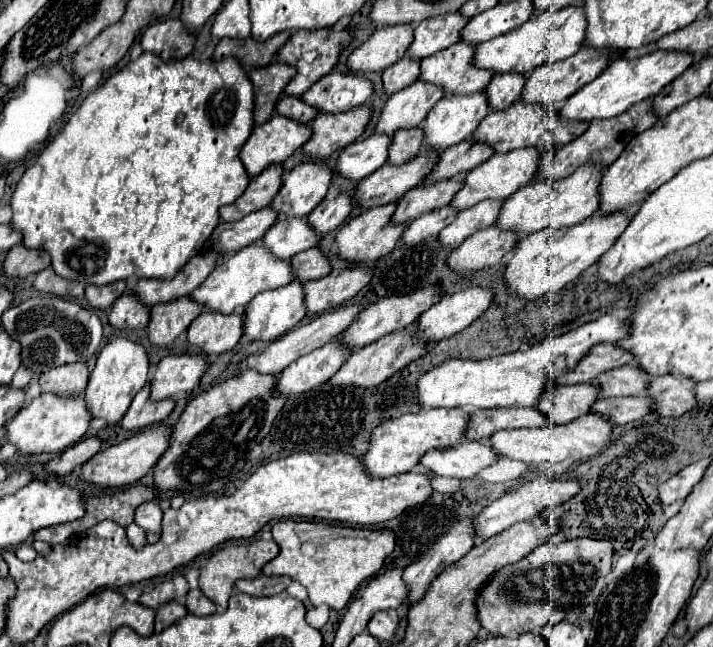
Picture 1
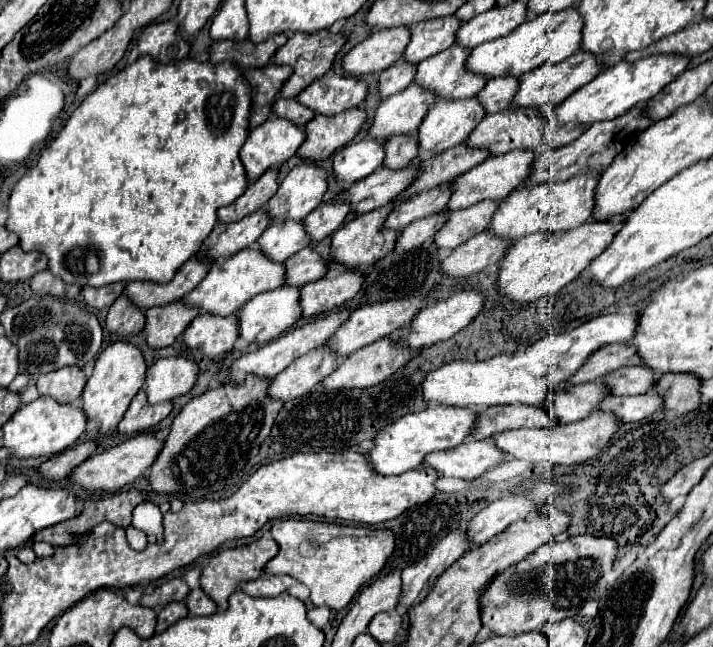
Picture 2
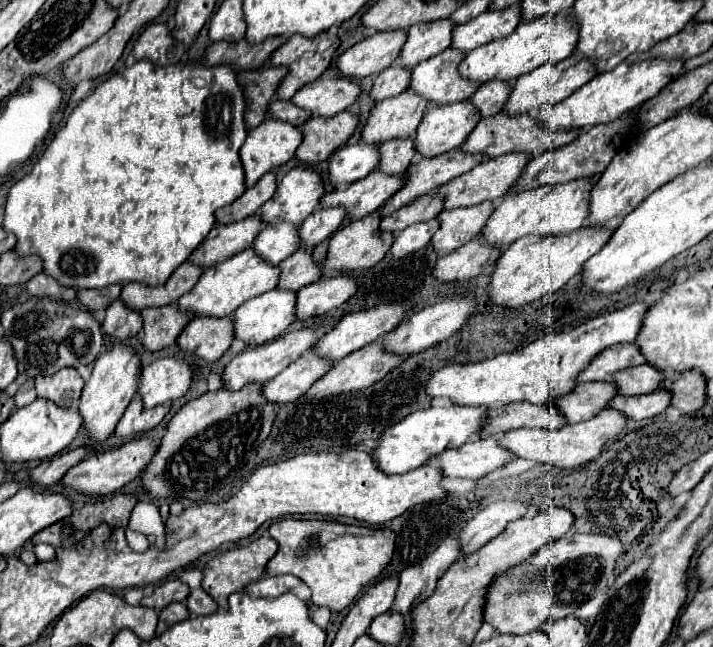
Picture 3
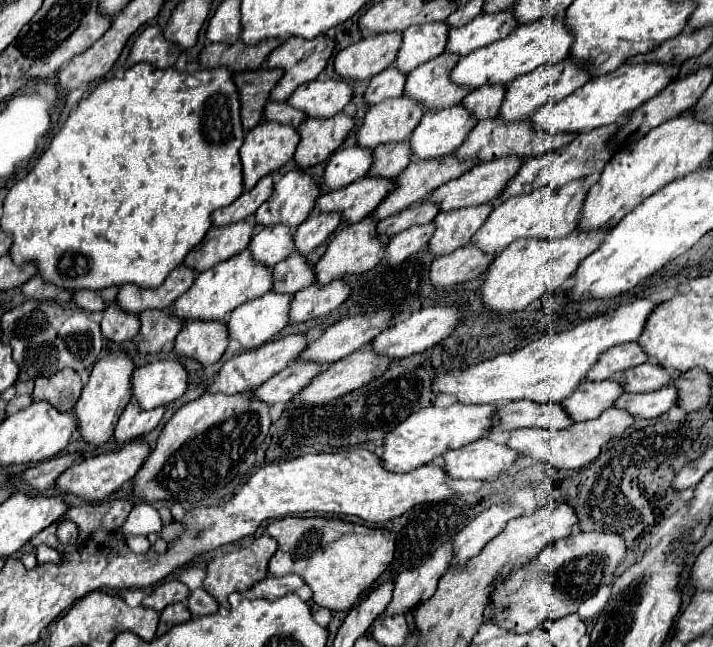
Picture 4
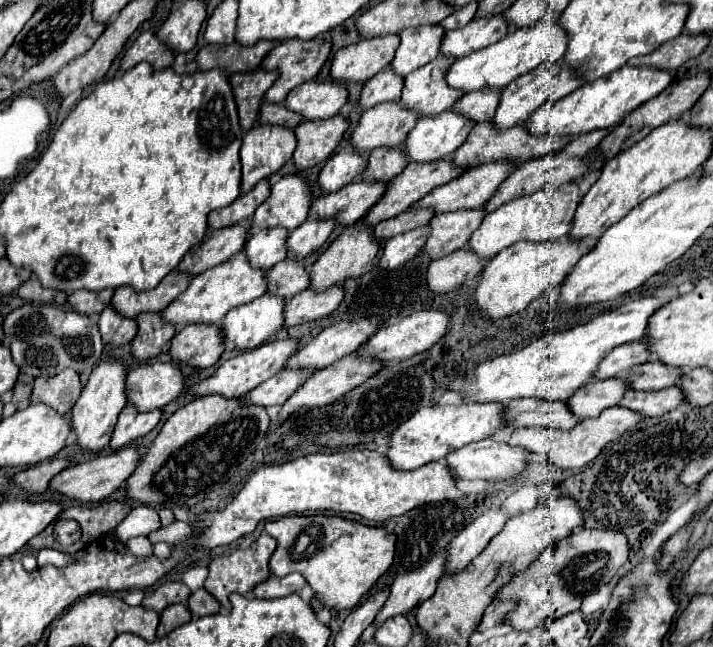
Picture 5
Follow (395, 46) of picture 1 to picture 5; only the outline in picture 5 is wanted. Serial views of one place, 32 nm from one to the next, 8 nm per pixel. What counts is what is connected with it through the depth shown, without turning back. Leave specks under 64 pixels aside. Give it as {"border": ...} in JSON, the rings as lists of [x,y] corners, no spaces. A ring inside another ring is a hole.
{"border":[[[398,36],[364,38],[358,44],[340,48],[330,66],[330,78],[340,82],[366,82],[390,64]]]}

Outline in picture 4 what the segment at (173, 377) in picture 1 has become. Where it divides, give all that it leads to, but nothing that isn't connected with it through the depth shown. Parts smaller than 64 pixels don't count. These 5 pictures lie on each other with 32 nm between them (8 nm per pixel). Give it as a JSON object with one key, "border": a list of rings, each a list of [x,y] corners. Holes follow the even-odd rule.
{"border":[[[156,360],[132,374],[132,398],[140,410],[166,406],[188,388],[188,374],[176,360]]]}

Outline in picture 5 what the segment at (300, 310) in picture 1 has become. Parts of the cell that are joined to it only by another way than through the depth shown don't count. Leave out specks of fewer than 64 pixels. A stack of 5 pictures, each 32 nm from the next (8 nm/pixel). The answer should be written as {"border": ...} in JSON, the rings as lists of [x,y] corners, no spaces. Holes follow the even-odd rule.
{"border":[[[260,296],[240,308],[234,308],[220,322],[224,344],[234,344],[236,350],[252,350],[282,328],[284,298]]]}

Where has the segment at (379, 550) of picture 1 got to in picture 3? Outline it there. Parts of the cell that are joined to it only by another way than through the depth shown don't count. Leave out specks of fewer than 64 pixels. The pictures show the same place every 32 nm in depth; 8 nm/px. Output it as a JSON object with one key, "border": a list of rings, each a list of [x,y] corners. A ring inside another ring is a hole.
{"border":[[[288,516],[270,524],[268,532],[278,542],[278,552],[268,562],[266,574],[300,576],[312,590],[312,602],[336,612],[348,608],[380,576],[394,554],[394,532],[388,528],[364,528],[336,520],[294,520]],[[312,538],[316,538],[316,546],[310,546]]]}

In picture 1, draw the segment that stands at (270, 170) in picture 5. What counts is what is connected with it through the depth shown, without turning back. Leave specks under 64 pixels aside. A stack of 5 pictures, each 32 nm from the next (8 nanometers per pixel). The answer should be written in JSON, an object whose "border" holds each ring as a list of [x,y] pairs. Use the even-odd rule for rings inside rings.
{"border":[[[274,114],[268,122],[254,126],[240,158],[246,172],[254,180],[260,172],[264,172],[264,168],[288,160],[308,138],[308,124],[296,124],[294,120]]]}

